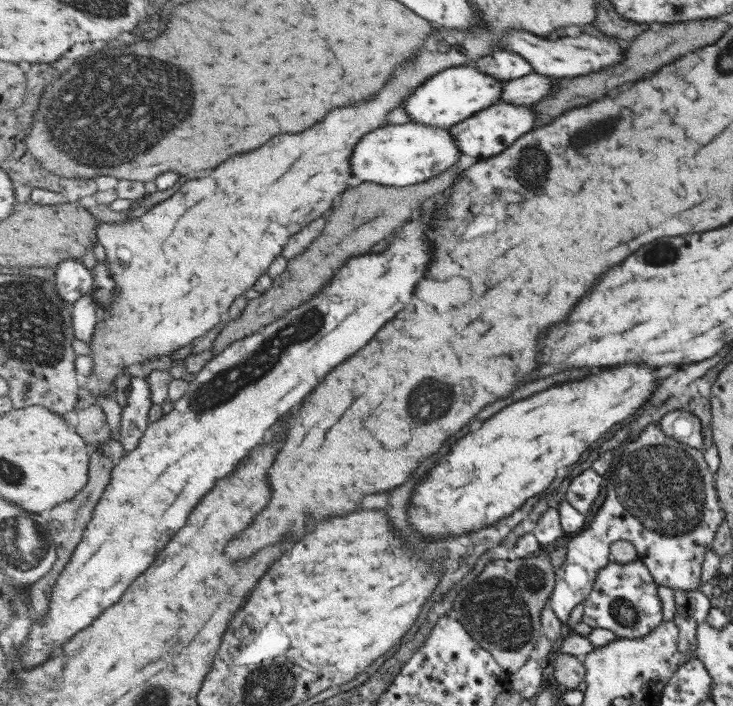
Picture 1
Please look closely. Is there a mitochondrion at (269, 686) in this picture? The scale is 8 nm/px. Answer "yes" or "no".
yes

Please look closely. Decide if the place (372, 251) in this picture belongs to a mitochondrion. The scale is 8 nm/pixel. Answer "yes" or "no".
no

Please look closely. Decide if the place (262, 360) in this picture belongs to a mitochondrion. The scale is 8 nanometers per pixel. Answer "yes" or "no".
yes

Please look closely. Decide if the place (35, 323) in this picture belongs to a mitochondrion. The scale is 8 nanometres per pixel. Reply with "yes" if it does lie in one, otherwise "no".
yes

